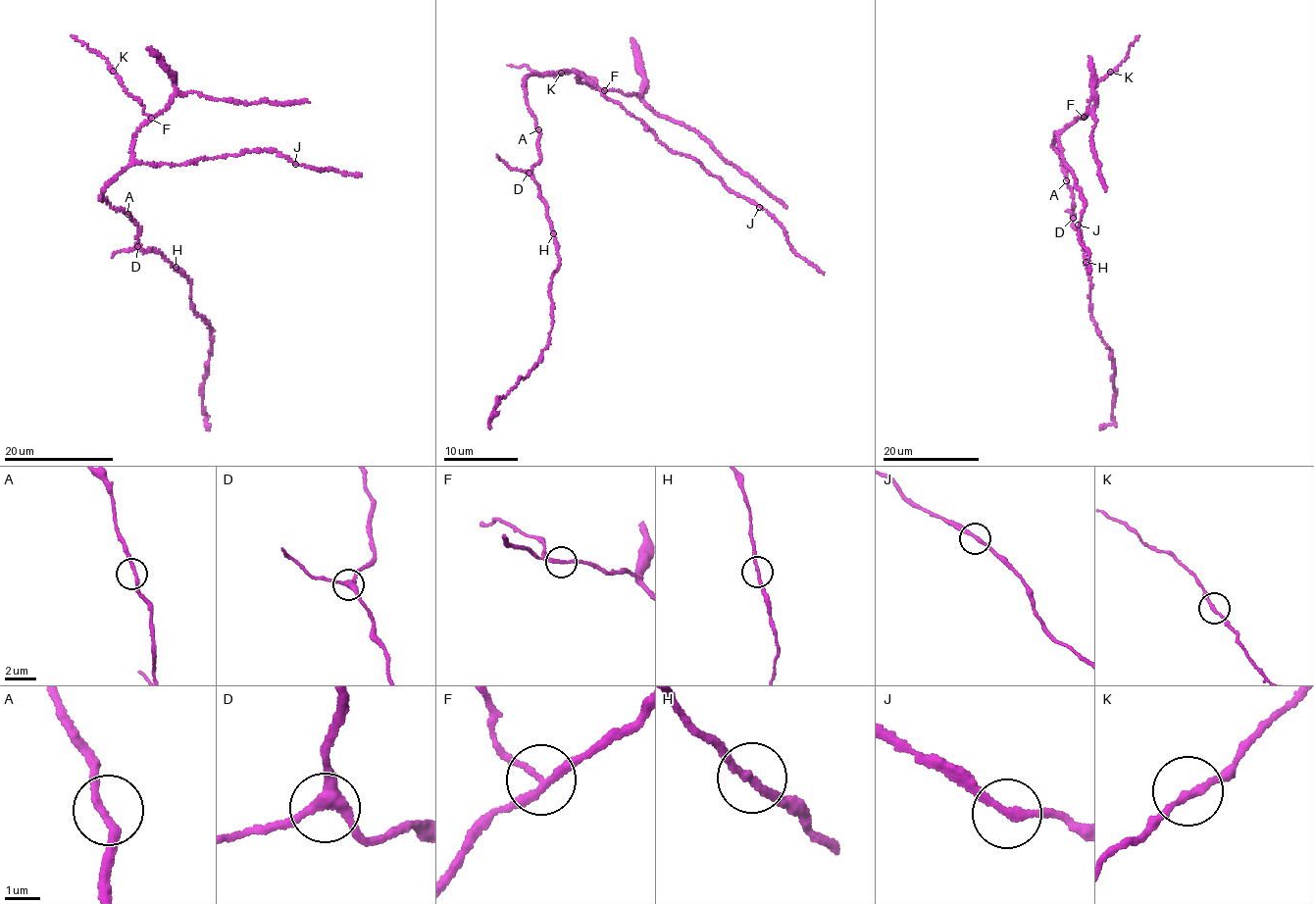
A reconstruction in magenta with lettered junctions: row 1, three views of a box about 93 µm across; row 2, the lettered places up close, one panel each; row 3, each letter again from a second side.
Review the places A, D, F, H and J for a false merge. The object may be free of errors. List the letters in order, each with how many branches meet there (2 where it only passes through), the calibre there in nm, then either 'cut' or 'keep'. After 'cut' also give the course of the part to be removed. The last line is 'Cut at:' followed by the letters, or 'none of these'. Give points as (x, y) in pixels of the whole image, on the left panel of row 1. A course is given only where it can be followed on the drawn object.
A: 2 | 240 nm | keep
D: 3 | 300 nm | keep
F: 3 | 180 nm | cut | (151, 118), (125, 89), (106, 58), (72, 36)
H: 2 | 200 nm | keep
J: 2 | 200 nm | keep
Cut at: F

